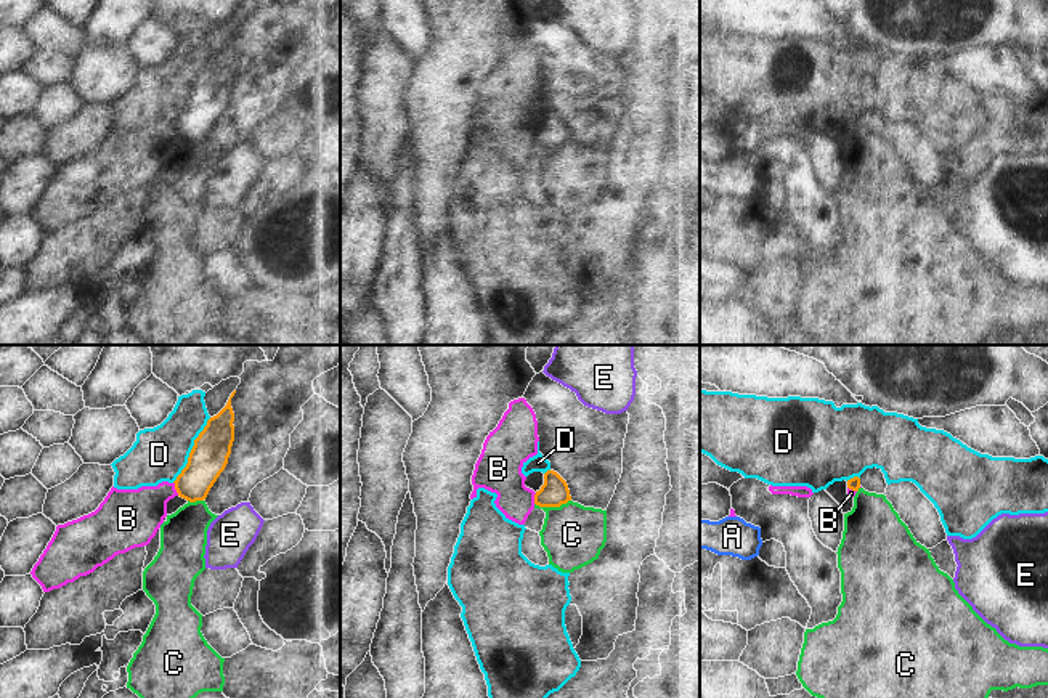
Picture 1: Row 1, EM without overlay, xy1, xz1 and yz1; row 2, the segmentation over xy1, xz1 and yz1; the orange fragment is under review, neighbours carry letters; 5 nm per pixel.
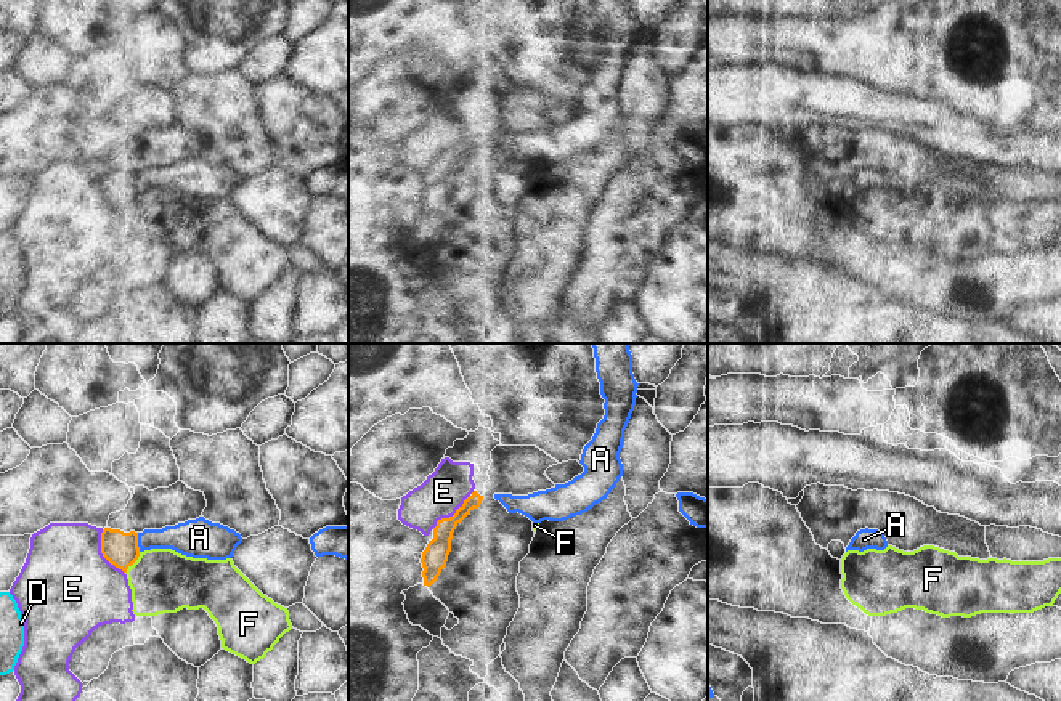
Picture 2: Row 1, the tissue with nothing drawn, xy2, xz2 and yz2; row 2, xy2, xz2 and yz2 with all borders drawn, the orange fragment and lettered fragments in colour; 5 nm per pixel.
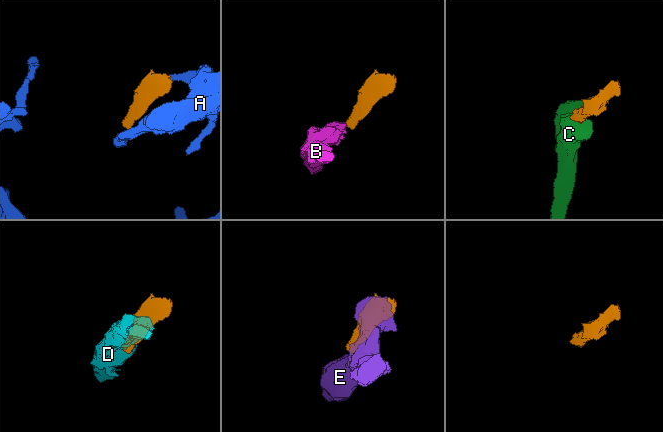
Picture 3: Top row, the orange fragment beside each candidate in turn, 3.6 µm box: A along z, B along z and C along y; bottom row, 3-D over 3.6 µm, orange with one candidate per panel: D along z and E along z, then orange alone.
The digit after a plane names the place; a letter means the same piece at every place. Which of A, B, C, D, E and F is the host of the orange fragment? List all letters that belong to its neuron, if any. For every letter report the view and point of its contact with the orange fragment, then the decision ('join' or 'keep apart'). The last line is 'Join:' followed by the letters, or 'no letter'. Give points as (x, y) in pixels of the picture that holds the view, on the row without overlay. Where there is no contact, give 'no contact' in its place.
A: xy2 (137, 183) | join
B: xy1 (175, 129) | keep apart
C: xz1 (552, 146) | keep apart
D: xy1 (191, 90) | keep apart
E: xy2 (101, 193) | keep apart
F: xy2 (134, 202) | keep apart
Join: A

